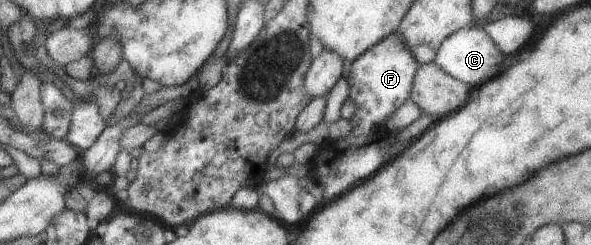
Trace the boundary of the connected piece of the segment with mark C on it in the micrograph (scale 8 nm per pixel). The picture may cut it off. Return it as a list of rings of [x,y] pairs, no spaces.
[[[461,28],[443,40],[437,52],[435,63],[450,76],[457,78],[470,89],[479,88],[490,79],[499,75],[505,67],[503,63],[504,53],[496,47],[495,42],[484,29]]]

